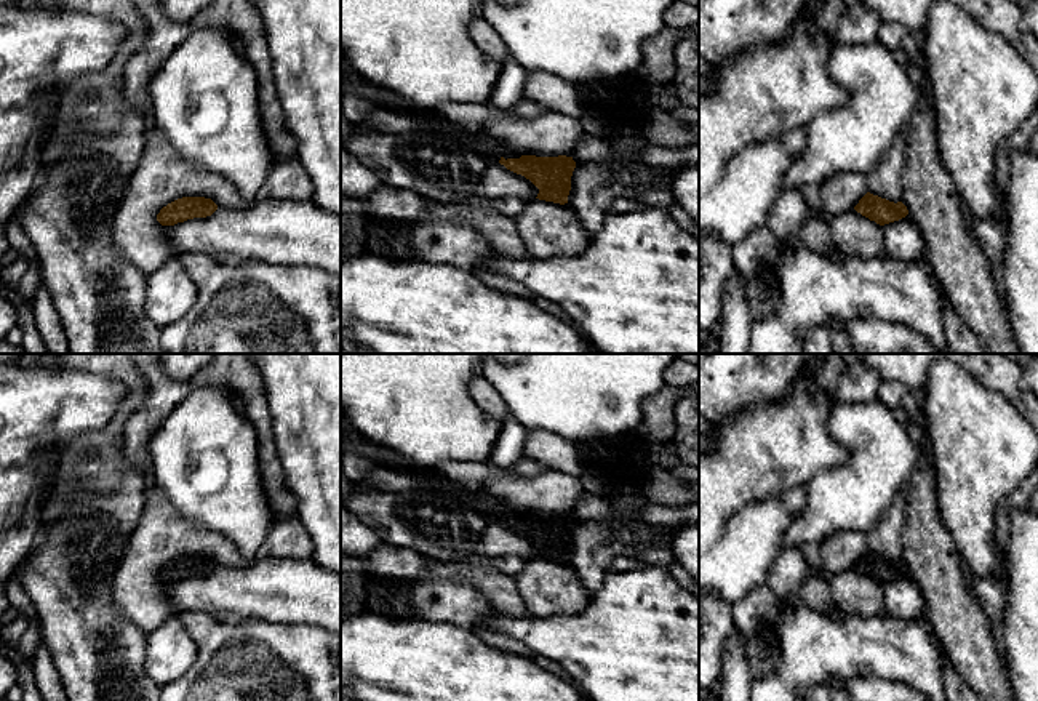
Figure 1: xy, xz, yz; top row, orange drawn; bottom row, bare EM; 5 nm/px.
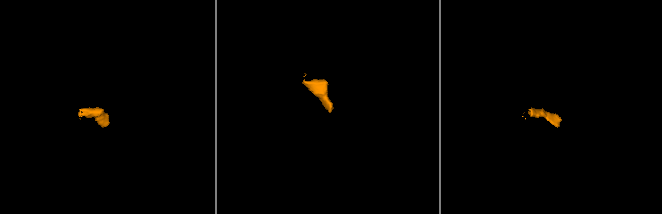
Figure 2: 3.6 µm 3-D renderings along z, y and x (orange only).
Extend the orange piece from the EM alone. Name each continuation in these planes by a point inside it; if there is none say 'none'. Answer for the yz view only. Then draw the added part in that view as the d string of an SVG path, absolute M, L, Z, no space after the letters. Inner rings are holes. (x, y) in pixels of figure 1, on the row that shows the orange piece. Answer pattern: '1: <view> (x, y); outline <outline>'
none

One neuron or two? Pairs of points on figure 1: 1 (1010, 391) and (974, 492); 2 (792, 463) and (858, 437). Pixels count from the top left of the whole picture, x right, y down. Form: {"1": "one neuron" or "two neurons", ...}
{"1": "two neurons", "2": "two neurons"}

